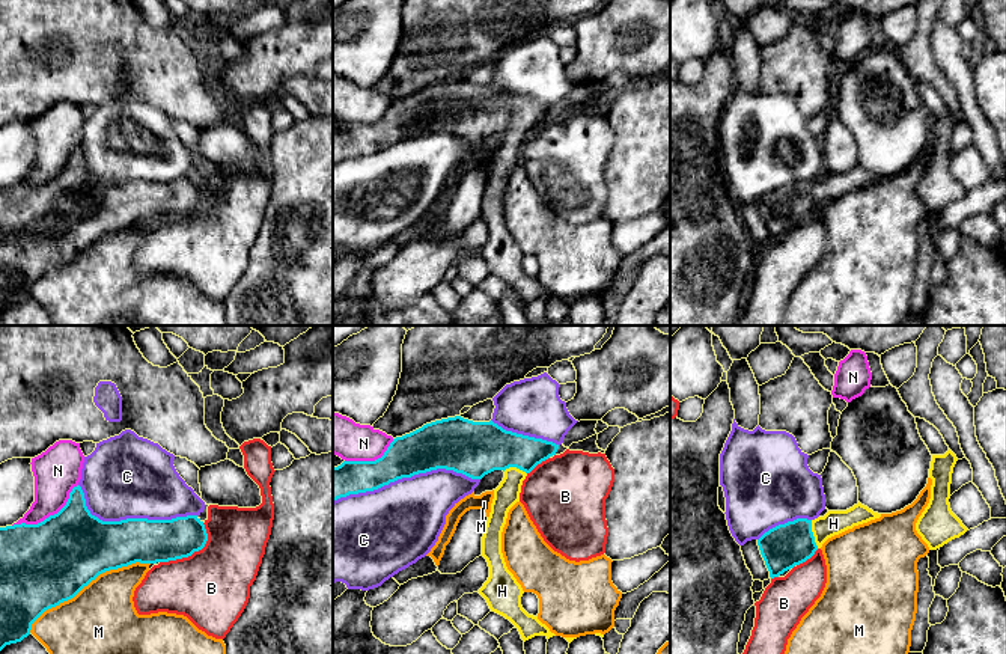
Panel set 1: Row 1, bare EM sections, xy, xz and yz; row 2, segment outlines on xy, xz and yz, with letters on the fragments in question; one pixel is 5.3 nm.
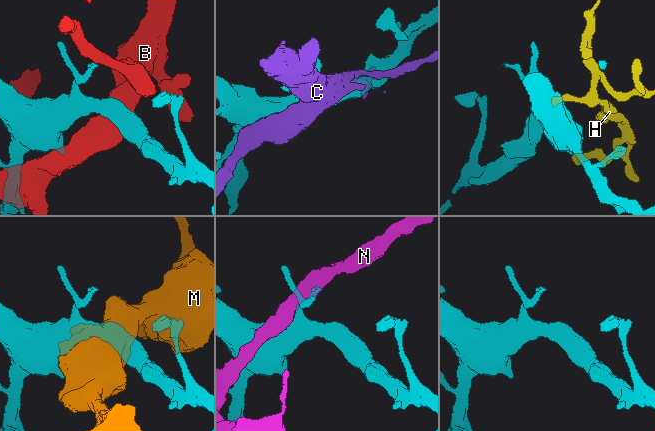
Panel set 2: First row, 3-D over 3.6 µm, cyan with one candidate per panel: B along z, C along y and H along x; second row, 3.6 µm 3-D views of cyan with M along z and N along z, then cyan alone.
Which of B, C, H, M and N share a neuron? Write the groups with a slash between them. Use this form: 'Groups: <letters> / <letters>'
Groups: B / C / H / M / N

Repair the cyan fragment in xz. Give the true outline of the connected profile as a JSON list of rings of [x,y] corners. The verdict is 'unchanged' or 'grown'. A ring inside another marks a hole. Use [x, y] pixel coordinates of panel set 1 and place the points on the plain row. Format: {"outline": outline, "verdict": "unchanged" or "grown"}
{"outline": [[[447,80],[393,101],[384,118],[375,124],[343,124],[333,130],[333,164],[437,131],[453,133],[471,142],[503,133],[505,140],[494,152],[482,199],[482,219],[488,225],[489,240],[479,256],[492,274],[518,291],[524,304],[541,297],[550,301],[556,297],[521,268],[524,253],[506,229],[501,194],[509,172],[520,164],[526,139],[556,118],[557,112],[559,107],[553,104],[506,93],[492,83]]], "verdict": "grown"}

